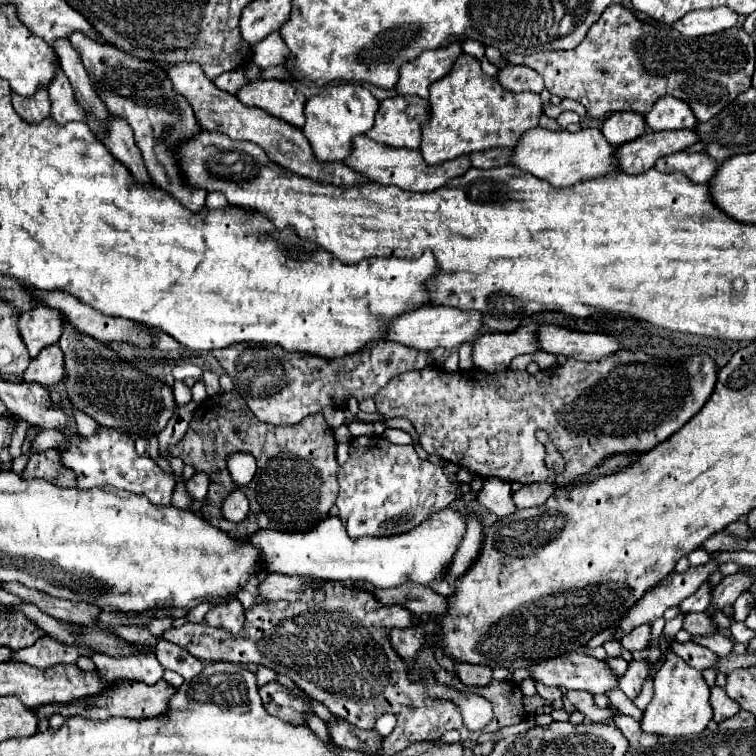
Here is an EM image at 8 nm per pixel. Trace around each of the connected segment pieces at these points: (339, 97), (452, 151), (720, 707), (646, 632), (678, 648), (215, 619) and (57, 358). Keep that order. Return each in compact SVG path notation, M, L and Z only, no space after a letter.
M345 84L325 88L321 94L313 96L305 104L305 126L303 132L313 146L313 154L319 162L335 162L351 156L353 140L365 132L369 132L375 124L375 112L379 102L365 86Z
M461 54L453 70L429 88L429 120L421 126L421 154L427 164L441 164L461 154L497 146L517 146L519 138L539 126L543 104L535 92L511 92L495 76L487 76L479 62Z
M713 686L711 688L711 706L715 712L715 720L721 722L725 718L731 718L739 712L739 704L735 704L735 700L731 700L723 688Z
M643 624L643 626L635 628L635 632L625 634L625 638L621 640L621 646L625 650L629 650L629 652L643 650L649 644L649 638L651 638L651 626L649 624Z
M673 642L671 648L679 658L683 658L687 664L691 664L697 670L705 670L705 668L711 668L711 664L715 664L715 654L705 646L699 646L693 642L685 642L685 644Z
M237 598L227 600L225 604L219 604L219 606L211 608L205 614L205 622L209 626L229 630L231 634L239 634L245 628L245 610L243 610L243 606Z
M51 344L41 350L37 358L31 360L29 368L23 374L25 382L37 382L43 386L57 384L65 378L65 368L63 368L63 352L57 344Z

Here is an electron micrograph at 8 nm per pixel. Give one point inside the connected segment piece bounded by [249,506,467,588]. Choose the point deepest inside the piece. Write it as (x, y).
(424, 555)

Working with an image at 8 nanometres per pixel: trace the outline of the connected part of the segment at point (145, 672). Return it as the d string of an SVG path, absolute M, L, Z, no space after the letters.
M153 652L129 658L109 658L105 654L93 654L91 660L101 672L103 680L141 680L145 684L155 684L163 678L163 666L157 662Z

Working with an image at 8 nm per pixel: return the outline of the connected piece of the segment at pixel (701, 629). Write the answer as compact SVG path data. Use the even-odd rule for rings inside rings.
M687 612L683 616L685 616L683 630L687 630L689 634L713 634L713 632L717 632L717 626L707 618L705 612L701 612L701 614Z

